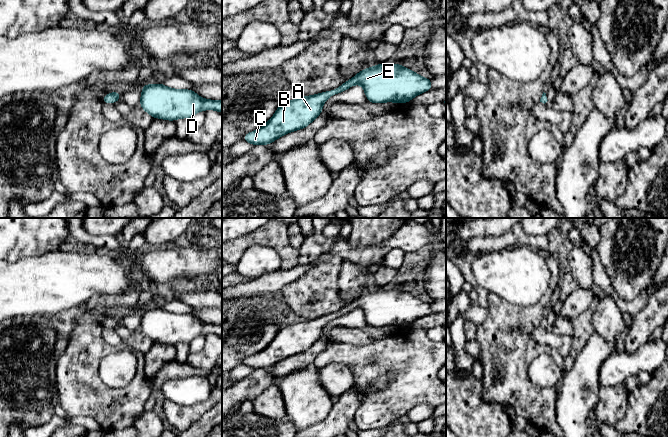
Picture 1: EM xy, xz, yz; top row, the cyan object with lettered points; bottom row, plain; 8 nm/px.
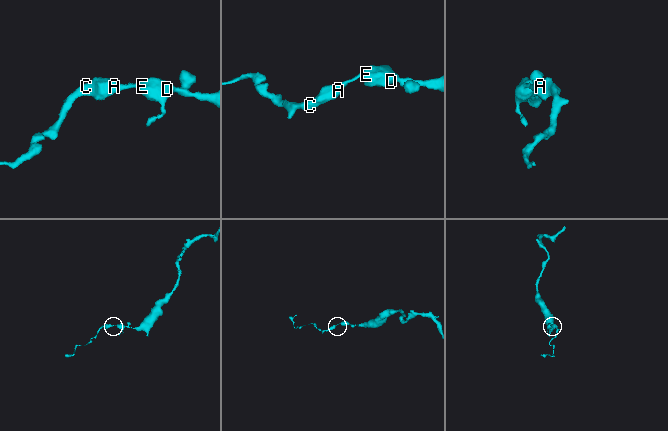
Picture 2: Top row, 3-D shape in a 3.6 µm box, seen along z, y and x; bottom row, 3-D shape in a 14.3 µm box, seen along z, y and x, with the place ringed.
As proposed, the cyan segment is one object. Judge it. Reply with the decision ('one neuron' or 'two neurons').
one neuron

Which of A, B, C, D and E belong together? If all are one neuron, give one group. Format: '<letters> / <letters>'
A B C D E

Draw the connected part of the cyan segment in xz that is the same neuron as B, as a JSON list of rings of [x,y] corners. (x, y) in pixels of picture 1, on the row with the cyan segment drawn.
[[[378,63],[377,66],[361,70],[334,90],[281,103],[263,127],[245,134],[242,140],[253,146],[268,145],[289,132],[305,128],[322,113],[322,106],[327,99],[356,84],[363,86],[368,102],[376,104],[410,102],[418,94],[434,89],[431,79],[424,78],[410,69],[397,63],[391,66]]]

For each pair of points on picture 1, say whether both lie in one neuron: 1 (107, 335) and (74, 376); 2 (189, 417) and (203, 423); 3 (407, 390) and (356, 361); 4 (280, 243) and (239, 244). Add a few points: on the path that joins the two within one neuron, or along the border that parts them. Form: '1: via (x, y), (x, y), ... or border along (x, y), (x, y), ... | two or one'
1: border along (104, 328), (102, 338), (117, 348) | two
2: border along (207, 409), (190, 426) | two
3: via (397, 376), (387, 366), (370, 365) | one
4: via (270, 238), (252, 238), (249, 240) | one

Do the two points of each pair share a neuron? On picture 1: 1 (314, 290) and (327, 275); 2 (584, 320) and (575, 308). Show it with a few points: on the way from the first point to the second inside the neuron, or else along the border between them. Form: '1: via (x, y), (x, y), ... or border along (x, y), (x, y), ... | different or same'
1: via (318, 286), (323, 279) | same
2: border along (594, 296), (593, 302), (571, 321) | different

